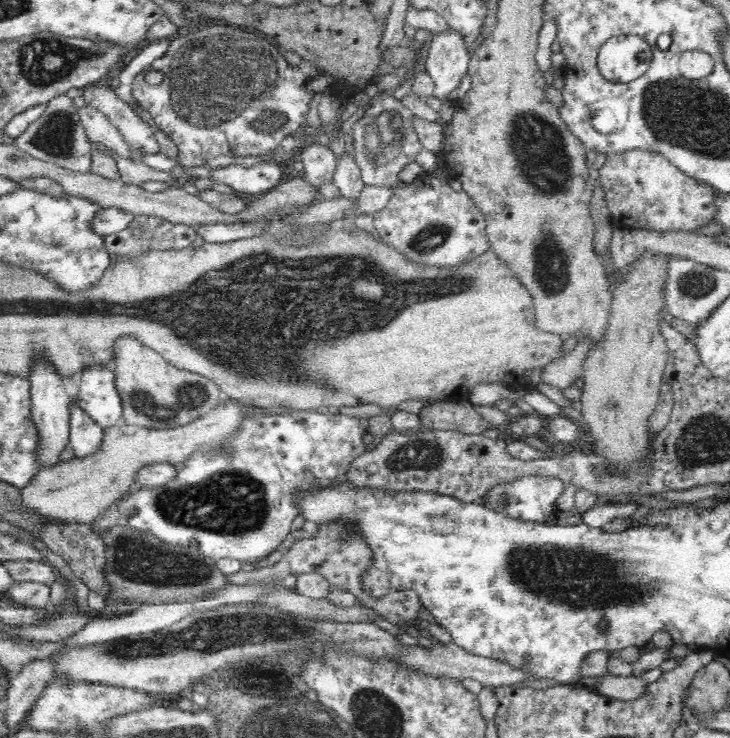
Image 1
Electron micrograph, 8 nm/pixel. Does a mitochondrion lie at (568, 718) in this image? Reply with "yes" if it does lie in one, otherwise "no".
no

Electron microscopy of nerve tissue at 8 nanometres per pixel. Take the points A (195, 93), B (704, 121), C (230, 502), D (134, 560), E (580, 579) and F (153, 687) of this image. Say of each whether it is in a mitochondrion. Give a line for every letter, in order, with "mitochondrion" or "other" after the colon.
A: mitochondrion
B: mitochondrion
C: mitochondrion
D: mitochondrion
E: mitochondrion
F: other

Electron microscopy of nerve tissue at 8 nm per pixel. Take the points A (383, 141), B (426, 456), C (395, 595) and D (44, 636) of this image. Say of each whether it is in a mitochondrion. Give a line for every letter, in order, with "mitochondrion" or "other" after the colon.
A: mitochondrion
B: mitochondrion
C: other
D: other

